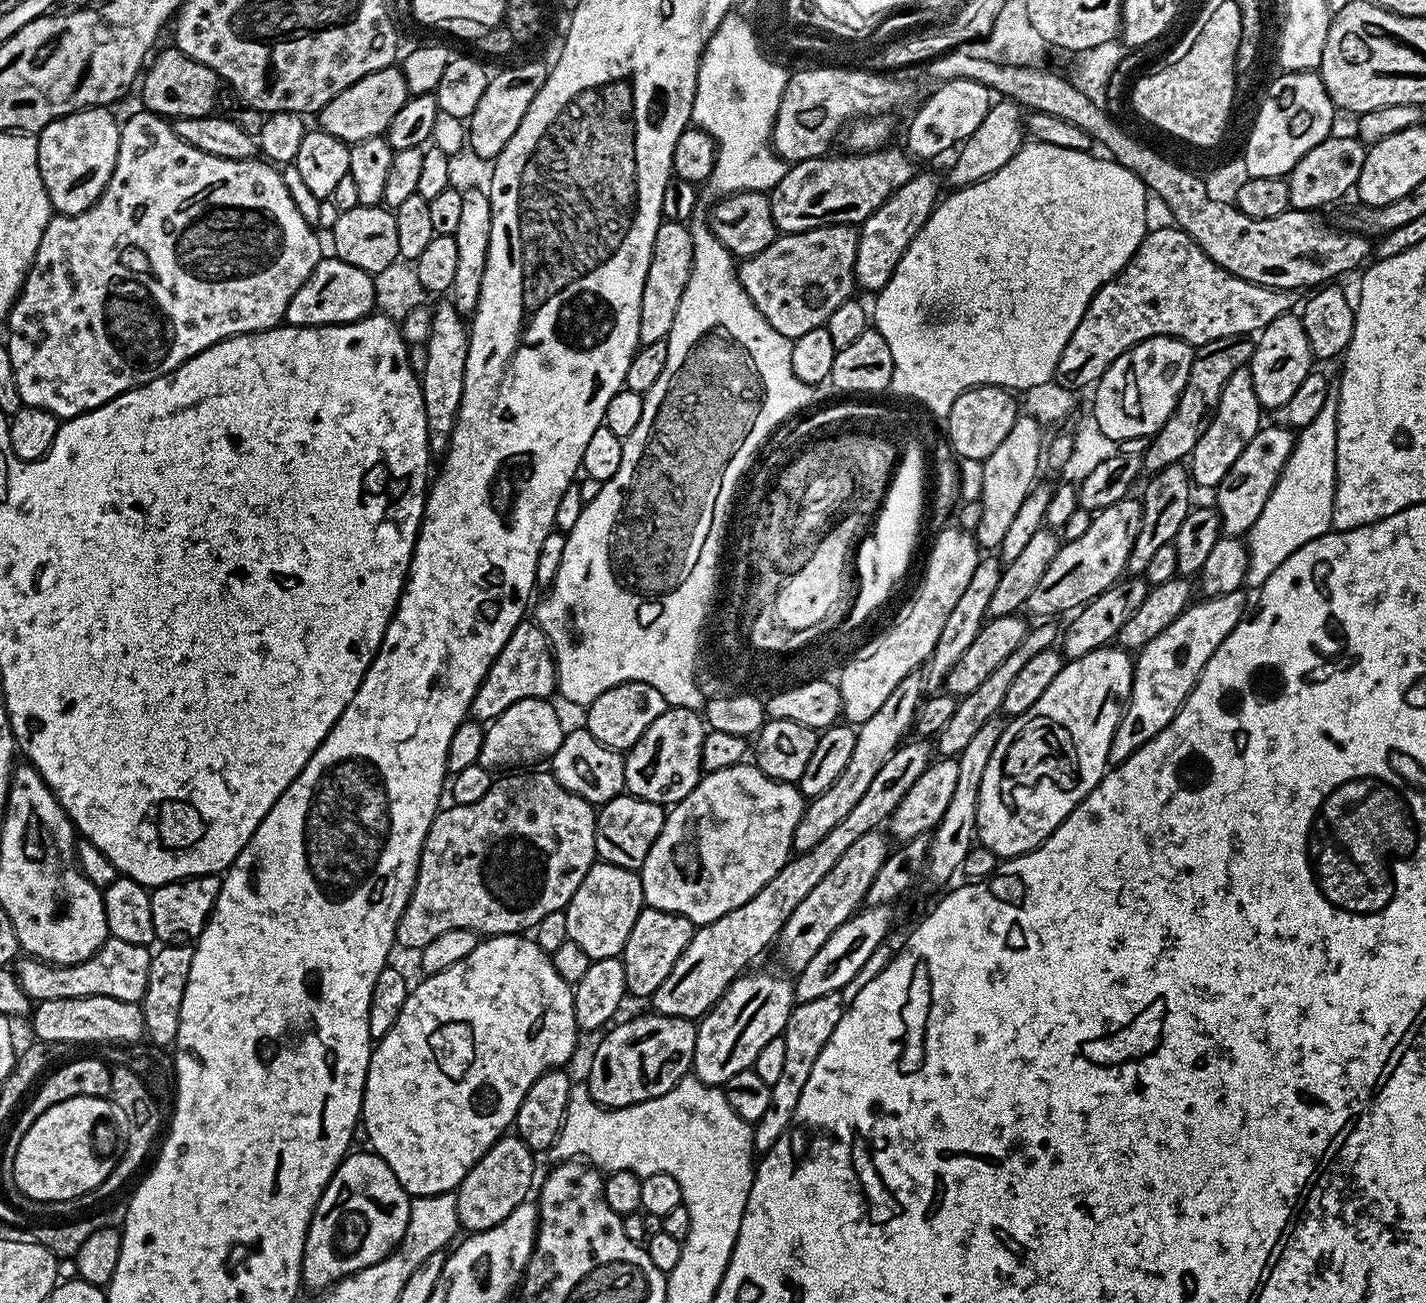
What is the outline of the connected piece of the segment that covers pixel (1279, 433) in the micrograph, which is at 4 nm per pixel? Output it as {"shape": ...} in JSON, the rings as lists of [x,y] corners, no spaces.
{"shape":[[[1261,427],[1260,432],[1246,442],[1246,450],[1238,454],[1234,466],[1226,470],[1226,478],[1222,478],[1220,485],[1214,489],[1214,507],[1220,516],[1220,526],[1225,536],[1243,537],[1254,526],[1254,522],[1258,522],[1258,514],[1262,514],[1262,506],[1266,506],[1266,498],[1270,498],[1270,490],[1274,490],[1280,472],[1296,445],[1293,429],[1271,427]]]}

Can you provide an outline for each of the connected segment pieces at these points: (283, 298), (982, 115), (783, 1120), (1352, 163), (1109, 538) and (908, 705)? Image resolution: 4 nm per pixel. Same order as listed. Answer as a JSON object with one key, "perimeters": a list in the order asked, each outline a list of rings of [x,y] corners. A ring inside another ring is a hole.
{"perimeters":[[[[147,110],[139,111],[120,125],[120,145],[114,174],[110,174],[110,182],[94,206],[73,216],[53,215],[46,226],[42,242],[38,242],[38,254],[34,254],[34,262],[20,289],[20,297],[13,302],[6,321],[6,347],[10,363],[14,366],[14,382],[18,382],[21,405],[46,410],[61,421],[81,416],[121,396],[123,392],[129,392],[131,388],[170,374],[182,366],[182,362],[202,354],[202,350],[228,340],[231,336],[265,332],[268,328],[277,327],[288,315],[290,298],[303,286],[322,258],[320,240],[316,237],[317,229],[308,224],[306,218],[302,218],[298,206],[294,206],[294,198],[290,198],[290,190],[286,190],[283,175],[271,163],[260,158],[231,160],[206,154],[190,146],[190,142],[182,142],[175,127],[165,117]]],[[[946,80],[937,88],[940,89],[917,110],[916,117],[908,124],[906,148],[920,162],[932,160],[943,152],[951,153],[957,146],[963,145],[974,134],[974,130],[982,126],[994,103],[993,93],[984,84],[973,80]]],[[[839,992],[822,994],[822,998],[810,998],[810,1002],[800,1002],[793,1007],[782,1033],[786,1042],[782,1074],[778,1077],[778,1082],[771,1084],[770,1106],[754,1126],[752,1134],[752,1146],[757,1153],[763,1154],[771,1150],[774,1142],[778,1142],[778,1138],[782,1138],[782,1134],[787,1132],[798,1106],[798,1098],[802,1098],[802,1090],[814,1070],[814,1062],[818,1062],[822,1046],[830,1042],[830,1034],[834,1034],[834,1026],[838,1026],[845,1007]]],[[[1330,135],[1328,139],[1314,146],[1292,168],[1286,176],[1290,186],[1290,205],[1296,210],[1320,210],[1323,204],[1332,204],[1351,193],[1362,174],[1365,145],[1359,139],[1338,138]]],[[[1135,498],[1119,500],[1114,506],[1104,508],[1095,513],[1092,517],[1090,530],[1082,534],[1082,538],[1073,540],[1064,540],[1060,549],[1054,554],[1054,562],[1046,566],[1046,574],[1038,581],[1038,586],[1034,586],[1026,605],[1026,612],[1029,617],[1040,616],[1036,618],[1056,618],[1059,612],[1075,613],[1077,610],[1089,604],[1098,594],[1105,592],[1107,588],[1113,587],[1116,581],[1125,575],[1130,558],[1130,550],[1134,548],[1134,538],[1138,538],[1138,526],[1142,518],[1140,509],[1141,501]]],[[[919,671],[911,672],[909,676],[902,678],[902,682],[898,682],[898,686],[894,686],[886,702],[882,702],[882,707],[856,728],[854,751],[850,754],[850,763],[846,770],[838,774],[838,782],[834,782],[834,786],[830,786],[826,794],[818,794],[807,801],[792,839],[793,849],[797,853],[811,852],[814,846],[818,846],[818,842],[822,842],[822,838],[826,838],[826,834],[830,834],[830,830],[834,830],[834,826],[838,826],[838,822],[842,822],[842,818],[846,818],[846,814],[850,814],[850,810],[854,810],[855,804],[862,799],[862,794],[866,794],[870,781],[877,776],[878,770],[882,770],[886,758],[890,758],[890,754],[894,754],[909,735],[907,732],[913,727],[916,712],[922,703],[920,692],[924,691],[923,675]]]]}

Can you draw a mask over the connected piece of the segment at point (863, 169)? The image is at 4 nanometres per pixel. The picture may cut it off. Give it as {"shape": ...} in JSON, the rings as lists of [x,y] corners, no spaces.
{"shape":[[[883,146],[879,150],[799,160],[769,191],[776,228],[785,235],[804,233],[824,225],[859,226],[918,171],[913,157],[903,148]]]}

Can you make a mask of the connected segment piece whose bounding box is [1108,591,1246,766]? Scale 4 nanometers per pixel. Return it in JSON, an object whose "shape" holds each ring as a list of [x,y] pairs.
{"shape":[[[1243,591],[1231,592],[1189,603],[1183,614],[1174,618],[1174,622],[1170,622],[1170,626],[1166,626],[1158,638],[1139,649],[1132,669],[1132,693],[1128,696],[1110,742],[1109,765],[1126,762],[1130,754],[1146,746],[1150,738],[1158,735],[1174,719],[1176,711],[1182,707],[1190,690],[1196,685],[1210,654],[1222,646],[1234,626],[1238,626],[1238,622],[1244,619],[1244,595]]]}

